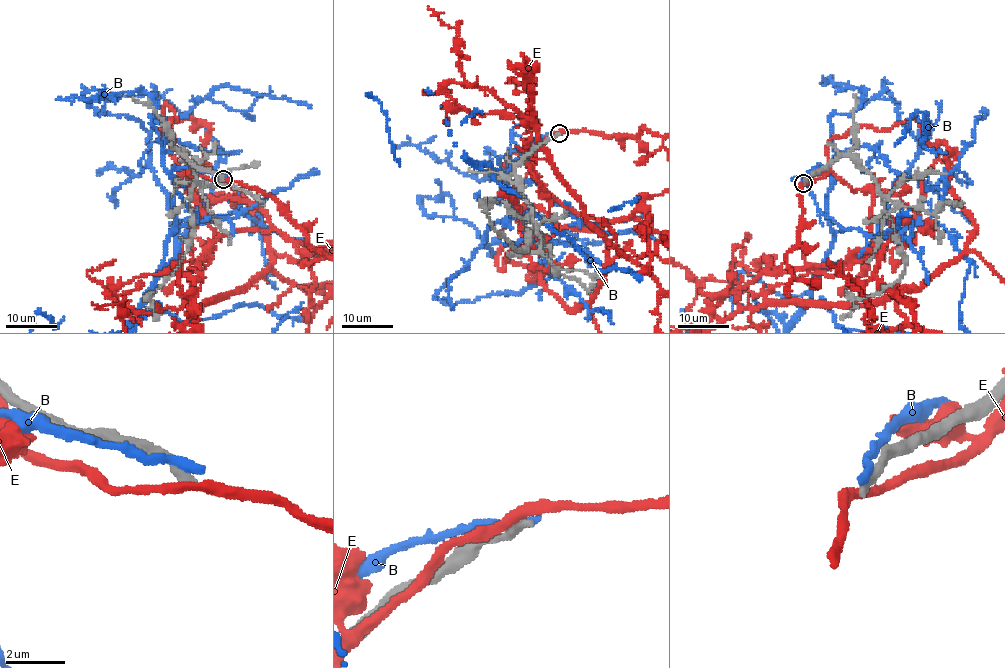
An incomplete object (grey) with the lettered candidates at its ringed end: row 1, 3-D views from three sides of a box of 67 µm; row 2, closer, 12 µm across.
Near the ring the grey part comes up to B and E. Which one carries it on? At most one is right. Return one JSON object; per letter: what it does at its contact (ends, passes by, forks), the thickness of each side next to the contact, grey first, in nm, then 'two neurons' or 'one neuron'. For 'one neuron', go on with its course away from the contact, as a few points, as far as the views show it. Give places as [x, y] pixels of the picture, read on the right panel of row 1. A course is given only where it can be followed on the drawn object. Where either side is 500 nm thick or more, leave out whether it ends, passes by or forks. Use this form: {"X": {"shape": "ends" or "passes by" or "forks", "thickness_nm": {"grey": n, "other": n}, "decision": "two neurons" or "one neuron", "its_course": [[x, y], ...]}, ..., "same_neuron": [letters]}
{"B": {"shape": "ends", "thickness_nm": {"grey": 440, "other": 400}, "decision": "two neurons"}, "E": {"shape": "passes by", "thickness_nm": {"grey": 360, "other": 320}, "decision": "two neurons"}, "same_neuron": []}

